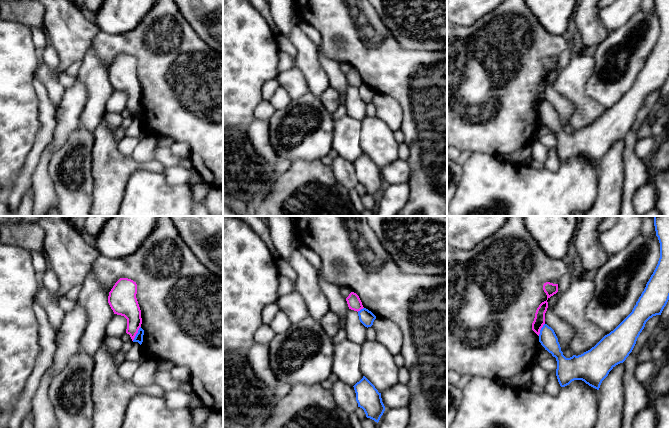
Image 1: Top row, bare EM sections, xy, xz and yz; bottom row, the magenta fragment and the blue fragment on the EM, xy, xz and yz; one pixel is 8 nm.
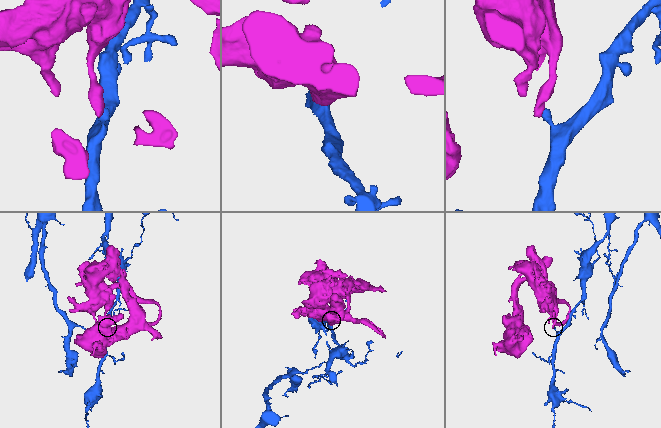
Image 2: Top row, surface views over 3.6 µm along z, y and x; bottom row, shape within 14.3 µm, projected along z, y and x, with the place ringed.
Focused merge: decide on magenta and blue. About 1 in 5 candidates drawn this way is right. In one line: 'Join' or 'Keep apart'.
Keep apart

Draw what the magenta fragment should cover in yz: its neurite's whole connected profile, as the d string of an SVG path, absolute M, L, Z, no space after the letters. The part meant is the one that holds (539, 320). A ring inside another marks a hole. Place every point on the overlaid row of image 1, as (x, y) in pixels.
M547 300L542 302L536 310L535 318L532 323L532 330L539 336L540 330L545 324L545 313L548 308Z

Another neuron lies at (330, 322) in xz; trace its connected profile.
M328 311L321 317L319 323L331 338L333 338L342 327L340 317L332 311Z

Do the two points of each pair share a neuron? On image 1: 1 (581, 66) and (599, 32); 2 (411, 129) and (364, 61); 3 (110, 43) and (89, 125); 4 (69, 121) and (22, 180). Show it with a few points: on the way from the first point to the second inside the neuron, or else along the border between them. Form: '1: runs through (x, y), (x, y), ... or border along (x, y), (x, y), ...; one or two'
1: border along (592, 51), (577, 57); two
2: runs through (408, 111), (407, 100), (382, 75); one
3: border along (91, 45), (94, 52), (108, 68); two
4: border along (55, 115), (55, 128), (52, 138); two

